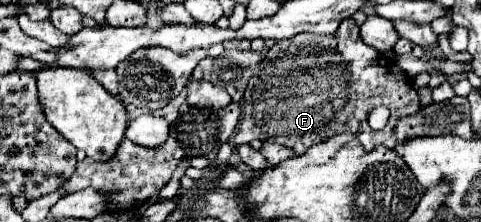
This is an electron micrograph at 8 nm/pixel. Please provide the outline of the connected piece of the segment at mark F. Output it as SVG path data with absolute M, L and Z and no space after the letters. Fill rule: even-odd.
M348 18L332 36L316 36L314 40L276 42L258 66L258 72L248 80L242 106L244 116L234 136L234 142L252 142L258 138L262 142L278 142L290 146L296 154L304 154L312 144L324 142L326 138L342 132L356 134L364 150L374 150L376 146L394 148L396 138L392 136L392 128L396 124L396 118L418 112L420 96L412 88L412 82L406 76L406 72L396 64L396 60L390 60L372 50L368 44L364 44L364 40L360 38L360 26L352 18ZM376 106L386 106L390 110L390 122L384 130L372 130L368 126L368 114Z

